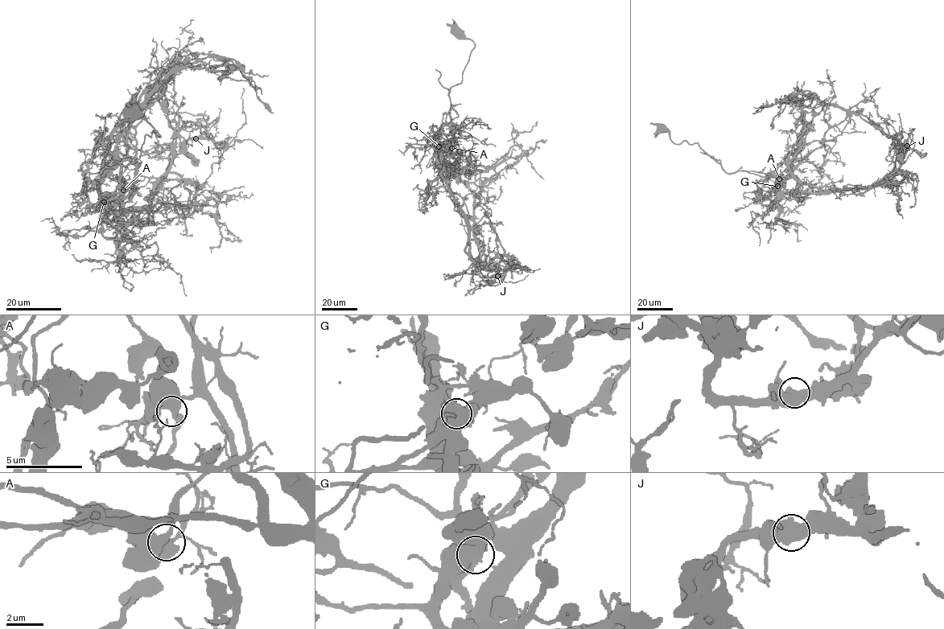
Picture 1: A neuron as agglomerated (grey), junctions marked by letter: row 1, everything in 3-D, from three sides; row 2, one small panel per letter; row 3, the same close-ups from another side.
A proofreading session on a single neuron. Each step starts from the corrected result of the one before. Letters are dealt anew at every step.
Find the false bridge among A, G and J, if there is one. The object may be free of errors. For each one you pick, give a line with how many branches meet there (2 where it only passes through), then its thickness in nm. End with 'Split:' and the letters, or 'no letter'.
G: branches 3; calibre 600 nm
Split: G

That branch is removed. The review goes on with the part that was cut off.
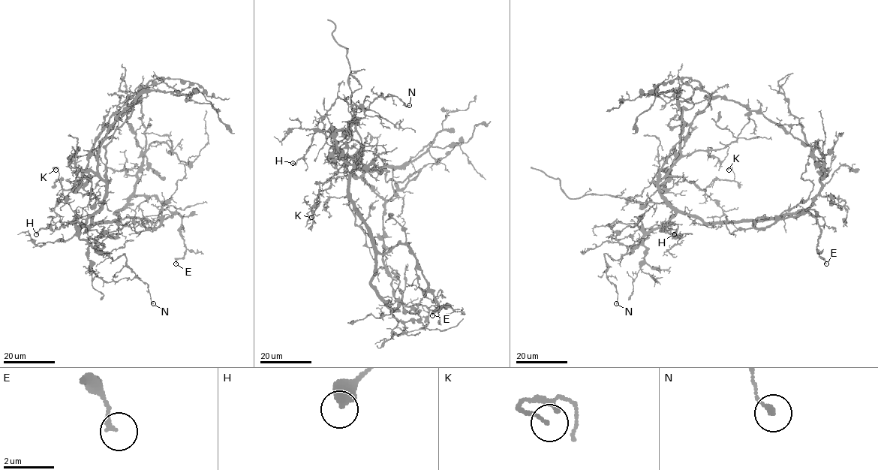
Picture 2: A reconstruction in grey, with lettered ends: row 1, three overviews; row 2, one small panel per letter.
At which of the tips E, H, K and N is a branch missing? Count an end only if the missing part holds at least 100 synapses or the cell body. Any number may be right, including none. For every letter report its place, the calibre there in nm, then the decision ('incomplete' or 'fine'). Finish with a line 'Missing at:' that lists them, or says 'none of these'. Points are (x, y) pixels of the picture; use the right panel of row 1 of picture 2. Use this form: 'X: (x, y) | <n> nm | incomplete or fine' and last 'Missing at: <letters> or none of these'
E: (826, 263) | 190 nm | fine
H: (674, 234) | 480 nm | fine
K: (729, 170) | 100 nm | fine
N: (616, 303) | 190 nm | fine
Missing at: none of these

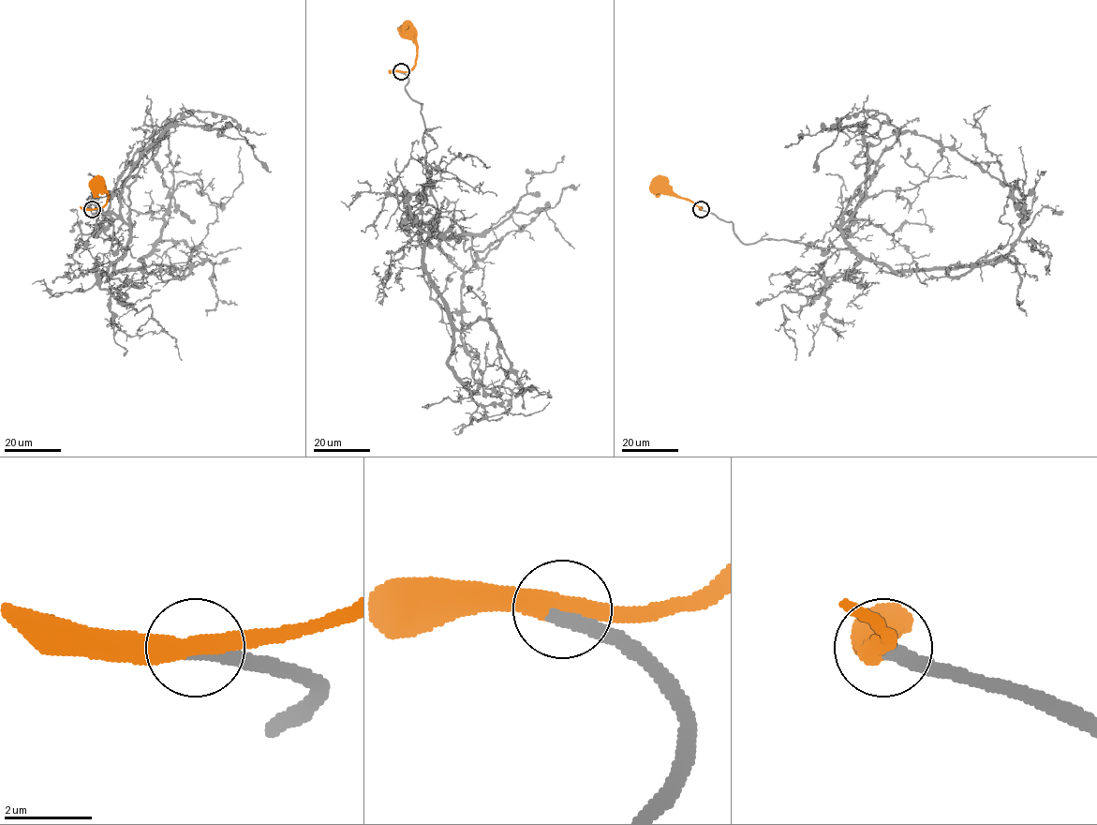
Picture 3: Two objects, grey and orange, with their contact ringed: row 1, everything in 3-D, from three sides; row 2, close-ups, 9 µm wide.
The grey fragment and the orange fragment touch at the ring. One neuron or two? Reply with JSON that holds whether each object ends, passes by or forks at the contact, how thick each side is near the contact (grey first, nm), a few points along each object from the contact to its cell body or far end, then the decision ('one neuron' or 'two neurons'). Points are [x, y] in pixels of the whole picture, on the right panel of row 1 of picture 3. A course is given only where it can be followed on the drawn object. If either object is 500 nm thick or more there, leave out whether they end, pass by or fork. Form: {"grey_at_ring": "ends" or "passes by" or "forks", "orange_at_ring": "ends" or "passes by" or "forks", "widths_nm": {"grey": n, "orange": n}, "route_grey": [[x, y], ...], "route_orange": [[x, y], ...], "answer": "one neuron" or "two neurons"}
{"grey_at_ring": "ends", "orange_at_ring": "passes by", "widths_nm": {"grey": 400, "orange": 440}, "route_grey": [[701, 209], [744, 244], [854, 250], [894, 270], [976, 265], [1003, 256], [1021, 231], [1021, 146]], "route_orange": [[701, 209], [679, 198], [662, 178], [660, 181]], "answer": "one neuron"}

